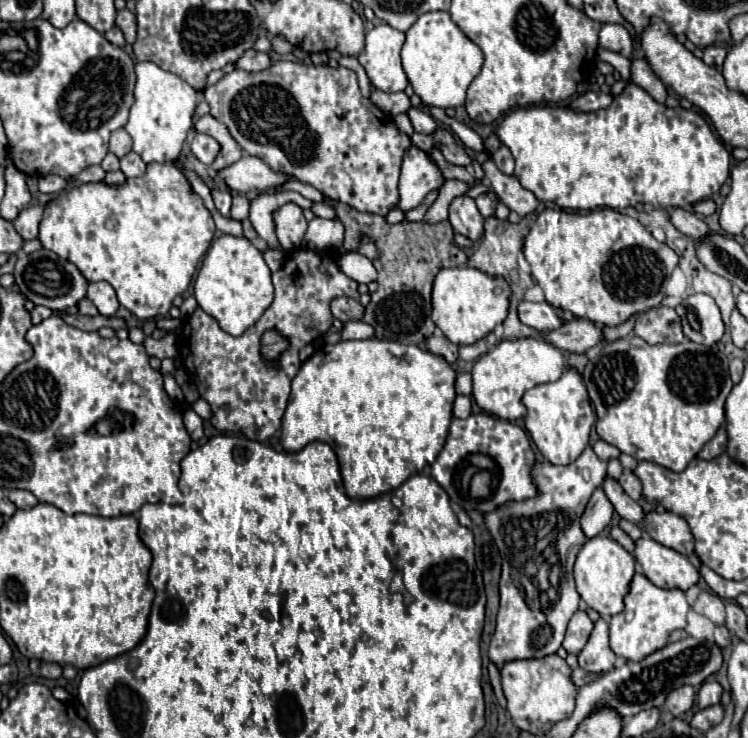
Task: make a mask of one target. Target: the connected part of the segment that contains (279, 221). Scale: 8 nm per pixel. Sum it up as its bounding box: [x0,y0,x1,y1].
[274,203,308,251]

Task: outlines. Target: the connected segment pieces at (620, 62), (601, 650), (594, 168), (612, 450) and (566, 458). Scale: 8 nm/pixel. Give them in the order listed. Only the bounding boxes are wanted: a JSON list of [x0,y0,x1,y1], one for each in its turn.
[[597,49,630,84],[578,619,616,673],[496,83,730,209],[594,441,620,461],[522,367,596,465]]

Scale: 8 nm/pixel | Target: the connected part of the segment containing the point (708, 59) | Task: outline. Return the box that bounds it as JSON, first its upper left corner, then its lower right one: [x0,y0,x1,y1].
[702,45,728,71]

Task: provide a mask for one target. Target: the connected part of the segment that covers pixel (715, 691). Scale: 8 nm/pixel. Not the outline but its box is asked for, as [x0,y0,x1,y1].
[696,679,722,709]

